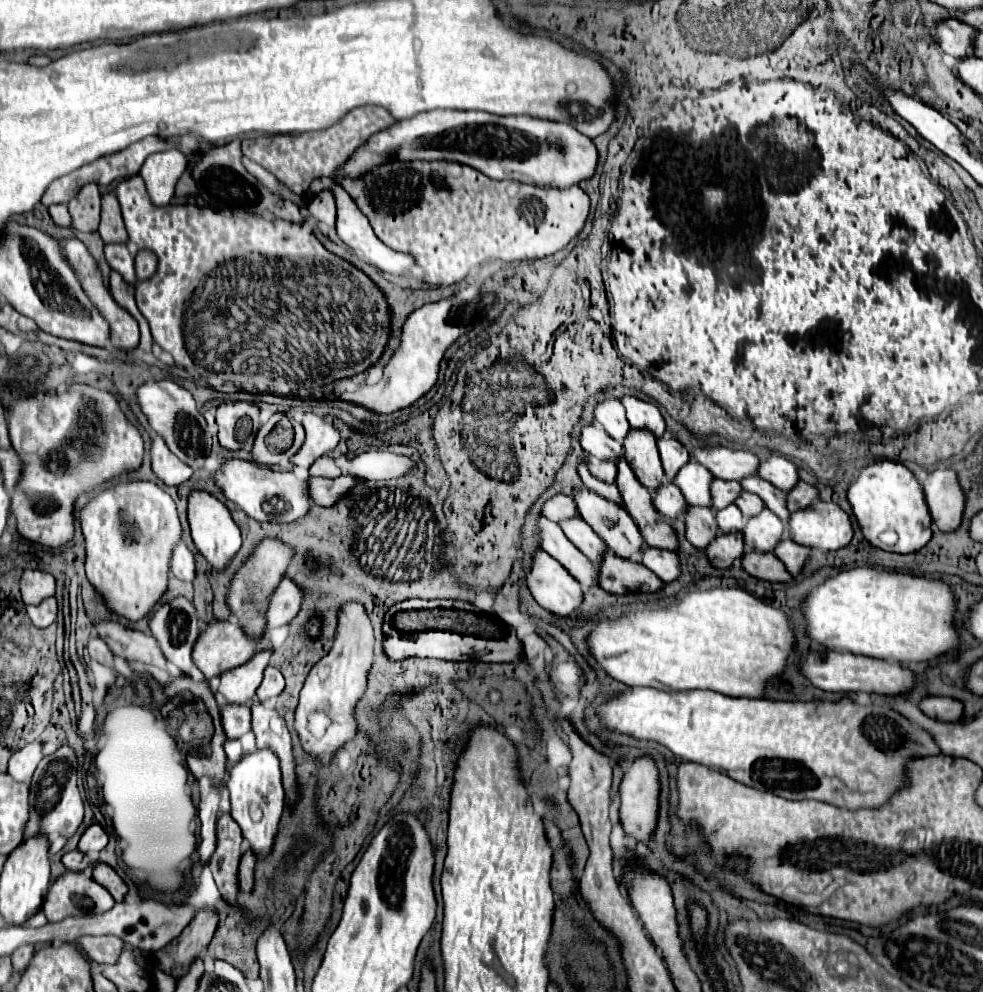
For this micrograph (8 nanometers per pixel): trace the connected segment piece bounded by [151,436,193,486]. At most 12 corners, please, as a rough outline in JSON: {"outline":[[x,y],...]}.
{"outline":[[151,438],[151,468],[167,486],[179,486],[193,470],[163,442]]}

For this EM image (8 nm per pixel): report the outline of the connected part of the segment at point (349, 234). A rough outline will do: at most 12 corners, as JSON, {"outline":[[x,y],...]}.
{"outline":[[331,178],[309,192],[335,196],[336,231],[343,244],[385,274],[405,274],[409,254],[387,248],[351,196]]}

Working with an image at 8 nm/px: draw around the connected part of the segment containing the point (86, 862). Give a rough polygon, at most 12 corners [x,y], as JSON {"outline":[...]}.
{"outline":[[79,850],[67,852],[63,864],[67,870],[83,872],[95,868],[95,860]]}

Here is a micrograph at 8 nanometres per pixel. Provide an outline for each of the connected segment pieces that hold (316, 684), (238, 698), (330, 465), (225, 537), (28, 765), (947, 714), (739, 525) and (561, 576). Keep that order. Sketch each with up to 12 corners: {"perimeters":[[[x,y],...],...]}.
{"perimeters":[[[361,602],[337,612],[333,648],[295,712],[303,748],[329,758],[355,736],[375,634]],[[269,652],[221,674],[219,694],[247,704],[263,680]],[[329,458],[311,464],[309,474],[337,478],[341,470]],[[207,492],[189,496],[189,526],[213,570],[227,568],[241,532]],[[31,742],[9,758],[7,774],[31,780],[41,758],[41,744]],[[927,696],[919,710],[941,722],[955,722],[963,704],[953,698]],[[735,504],[715,514],[721,532],[741,532],[747,522]],[[545,550],[531,552],[525,582],[549,612],[581,604],[581,584]]]}

